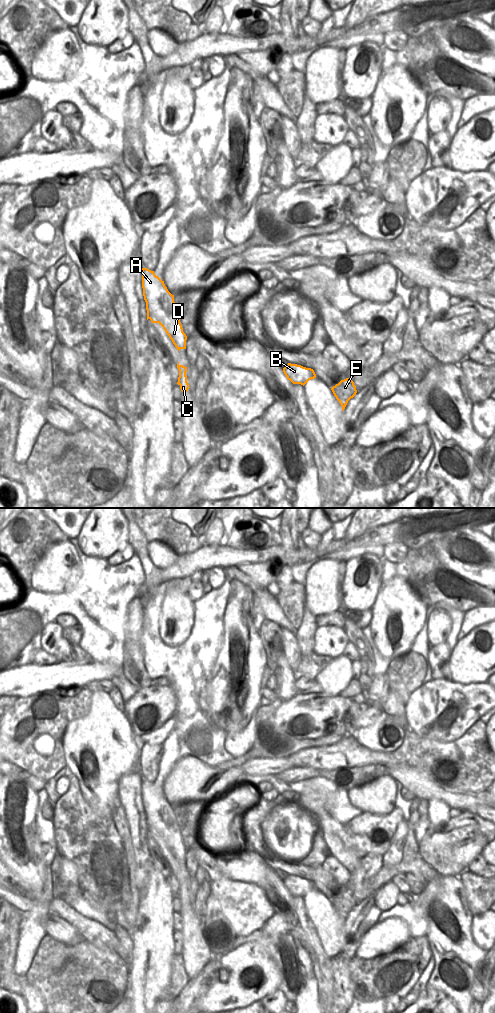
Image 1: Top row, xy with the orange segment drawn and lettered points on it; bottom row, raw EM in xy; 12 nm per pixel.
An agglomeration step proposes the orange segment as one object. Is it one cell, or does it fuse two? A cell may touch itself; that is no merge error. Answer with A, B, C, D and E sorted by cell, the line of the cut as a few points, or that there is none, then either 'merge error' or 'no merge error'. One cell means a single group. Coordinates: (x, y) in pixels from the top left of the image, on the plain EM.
A C D E / B; cut in xy along (353, 895), (354, 904), (350, 909); merge error

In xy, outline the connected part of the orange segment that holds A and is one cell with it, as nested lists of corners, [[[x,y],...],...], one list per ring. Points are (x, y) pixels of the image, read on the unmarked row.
[[[142,780],[142,800],[146,814],[147,832],[159,835],[179,863],[186,861],[187,848],[183,844],[176,822],[174,807],[154,783]]]

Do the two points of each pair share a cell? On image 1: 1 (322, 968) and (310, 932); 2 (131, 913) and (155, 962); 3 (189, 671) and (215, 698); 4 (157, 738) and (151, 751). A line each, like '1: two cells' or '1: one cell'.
1: one cell
2: two cells
3: two cells
4: two cells

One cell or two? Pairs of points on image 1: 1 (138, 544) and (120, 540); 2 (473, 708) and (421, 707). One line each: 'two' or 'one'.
1: two
2: one

